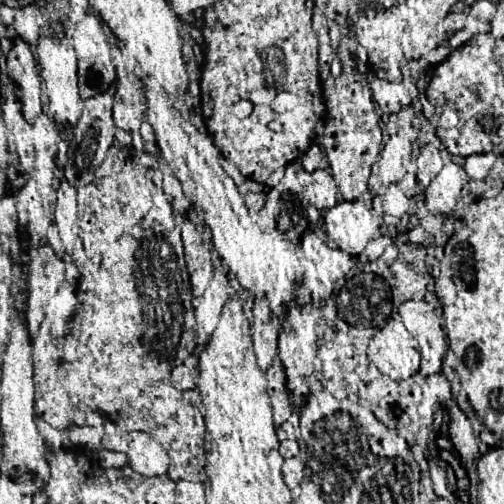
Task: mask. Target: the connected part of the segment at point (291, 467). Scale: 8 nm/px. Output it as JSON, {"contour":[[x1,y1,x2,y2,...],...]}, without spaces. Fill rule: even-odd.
{"contour":[[290,457,290,459,286,459,284,465,282,465,282,477,284,477,284,483,286,483,286,487,288,487,294,495,300,493,302,471,304,471,304,467,302,467,302,461,300,461,298,457]]}

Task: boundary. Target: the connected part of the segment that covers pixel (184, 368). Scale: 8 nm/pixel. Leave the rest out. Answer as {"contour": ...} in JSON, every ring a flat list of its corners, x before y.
{"contour":[[196,355,188,357,184,363,176,365,172,371,172,385,180,391,192,389,196,383]]}

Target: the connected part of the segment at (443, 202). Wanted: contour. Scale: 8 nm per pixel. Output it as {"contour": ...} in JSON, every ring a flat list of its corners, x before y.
{"contour":[[446,163,432,179,432,183,426,187,426,207,430,213,438,213,444,219,448,219,458,201,460,201,460,189,466,183,466,173,460,165,456,163]]}

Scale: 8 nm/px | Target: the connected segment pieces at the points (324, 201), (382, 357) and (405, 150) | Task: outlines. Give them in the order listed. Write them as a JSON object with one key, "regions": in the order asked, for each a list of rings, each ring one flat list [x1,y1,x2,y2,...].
{"regions":[[[316,169,310,173,310,181,304,187,304,197,318,211,332,209,338,203,338,189,328,169]],[[390,319,370,341,368,357,390,379,404,381,418,373,420,353,398,319]],[[400,135,388,137,384,151,380,151,380,159,376,163,378,177,382,179,382,183,384,185,398,183,408,173,410,159,412,159,412,143]]]}

